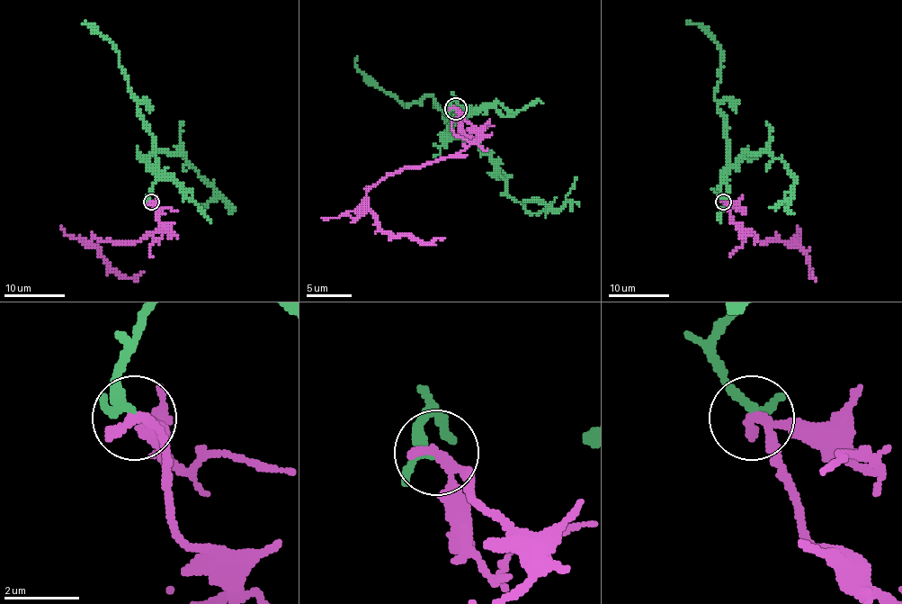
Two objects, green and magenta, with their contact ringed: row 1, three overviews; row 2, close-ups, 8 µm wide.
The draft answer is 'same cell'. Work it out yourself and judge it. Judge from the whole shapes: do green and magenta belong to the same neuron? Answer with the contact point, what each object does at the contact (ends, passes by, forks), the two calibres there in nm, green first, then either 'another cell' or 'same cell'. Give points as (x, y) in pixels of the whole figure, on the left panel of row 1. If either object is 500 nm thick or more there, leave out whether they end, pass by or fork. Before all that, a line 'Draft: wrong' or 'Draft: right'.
Draft: right
(151, 202) | green passes by | magenta passes by | 200/240 nm | same cell

